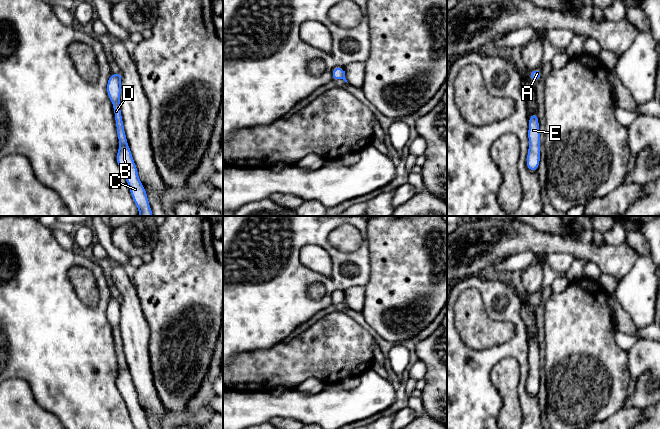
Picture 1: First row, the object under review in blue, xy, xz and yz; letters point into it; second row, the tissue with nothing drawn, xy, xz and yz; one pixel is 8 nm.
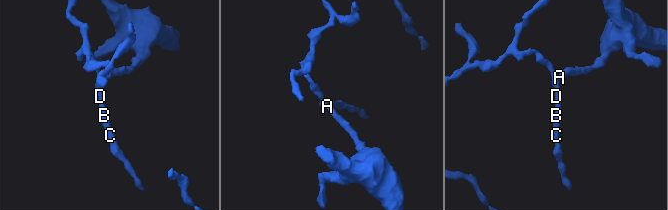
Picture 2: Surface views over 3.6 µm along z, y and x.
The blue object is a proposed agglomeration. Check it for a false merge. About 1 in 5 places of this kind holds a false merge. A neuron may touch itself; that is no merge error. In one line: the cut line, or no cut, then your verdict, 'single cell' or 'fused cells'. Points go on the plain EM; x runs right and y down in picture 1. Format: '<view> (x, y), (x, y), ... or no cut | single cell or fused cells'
xy (117, 298), (120, 304) | fused cells

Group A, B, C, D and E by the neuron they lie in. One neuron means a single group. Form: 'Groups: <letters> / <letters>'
Groups: A / B C D E

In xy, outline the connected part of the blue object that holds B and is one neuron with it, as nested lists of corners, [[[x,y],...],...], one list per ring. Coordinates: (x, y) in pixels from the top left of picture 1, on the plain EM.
[[[118,298],[110,299],[107,306],[107,318],[113,328],[117,360],[119,364],[119,373],[116,385],[128,407],[128,411],[135,428],[150,429],[146,414],[139,403],[137,391],[134,387],[132,377],[127,367],[123,342],[121,339],[121,304],[119,303]]]

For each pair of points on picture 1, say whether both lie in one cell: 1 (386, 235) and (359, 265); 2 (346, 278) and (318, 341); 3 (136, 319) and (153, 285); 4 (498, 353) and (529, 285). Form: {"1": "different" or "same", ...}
{"1": "different", "2": "different", "3": "different", "4": "different"}

